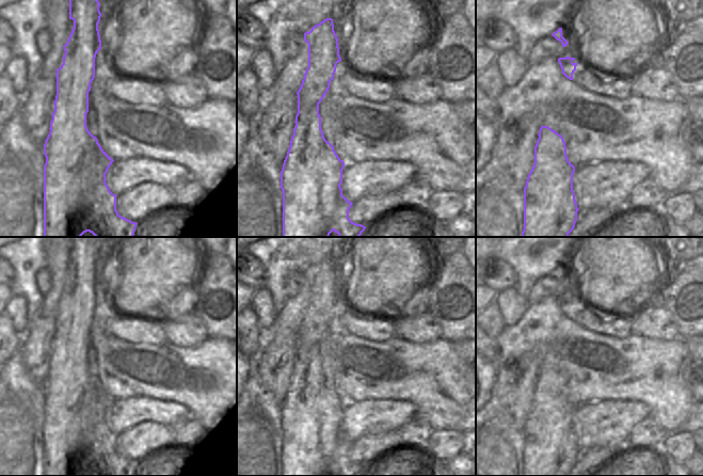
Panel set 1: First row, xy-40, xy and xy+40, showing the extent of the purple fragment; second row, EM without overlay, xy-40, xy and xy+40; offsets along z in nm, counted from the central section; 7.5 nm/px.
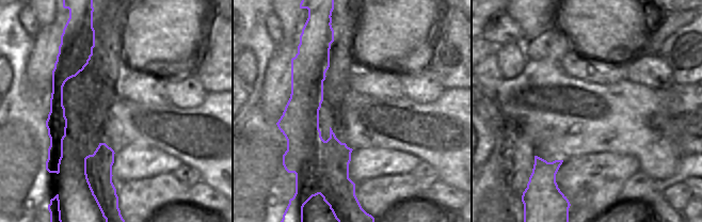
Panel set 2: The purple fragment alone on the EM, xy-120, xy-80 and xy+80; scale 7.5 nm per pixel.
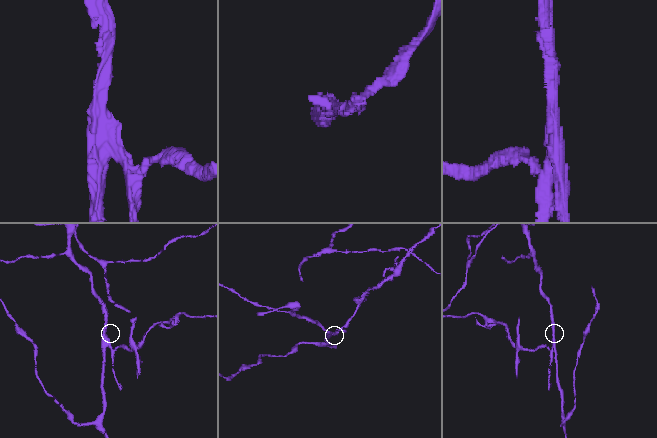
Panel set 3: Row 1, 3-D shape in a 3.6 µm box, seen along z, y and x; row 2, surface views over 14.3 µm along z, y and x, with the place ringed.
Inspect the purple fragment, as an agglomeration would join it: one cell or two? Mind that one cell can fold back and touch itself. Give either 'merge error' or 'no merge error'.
merge error

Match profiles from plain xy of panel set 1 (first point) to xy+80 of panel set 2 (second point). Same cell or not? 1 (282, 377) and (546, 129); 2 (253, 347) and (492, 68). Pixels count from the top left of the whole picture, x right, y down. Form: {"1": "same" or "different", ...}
{"1": "different", "2": "same"}

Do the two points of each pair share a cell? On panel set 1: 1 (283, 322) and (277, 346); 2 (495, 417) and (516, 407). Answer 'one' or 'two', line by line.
1: two
2: two

